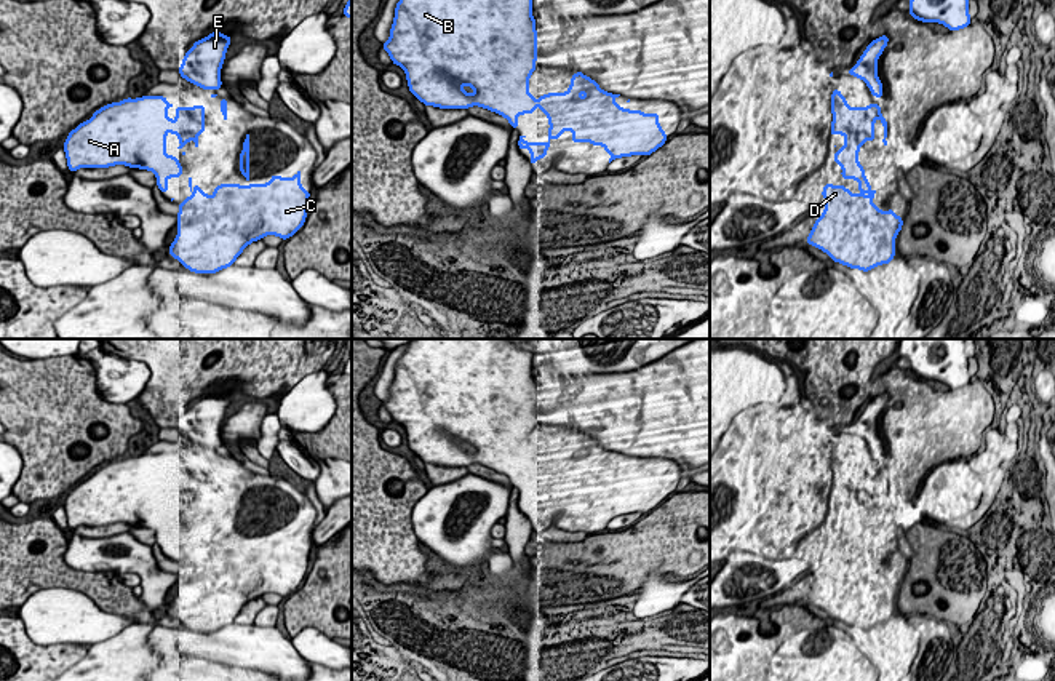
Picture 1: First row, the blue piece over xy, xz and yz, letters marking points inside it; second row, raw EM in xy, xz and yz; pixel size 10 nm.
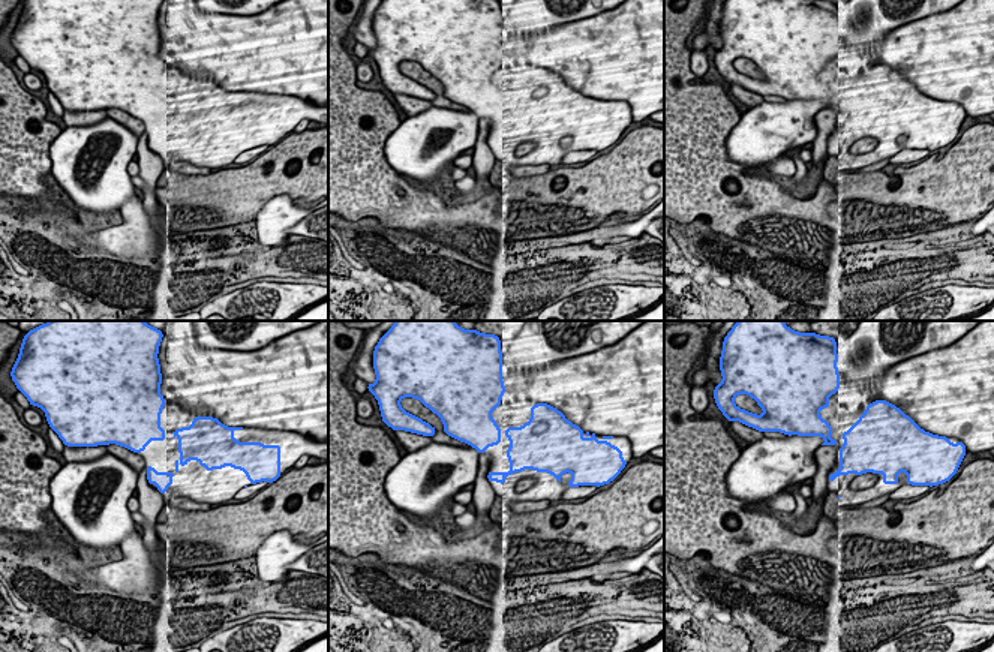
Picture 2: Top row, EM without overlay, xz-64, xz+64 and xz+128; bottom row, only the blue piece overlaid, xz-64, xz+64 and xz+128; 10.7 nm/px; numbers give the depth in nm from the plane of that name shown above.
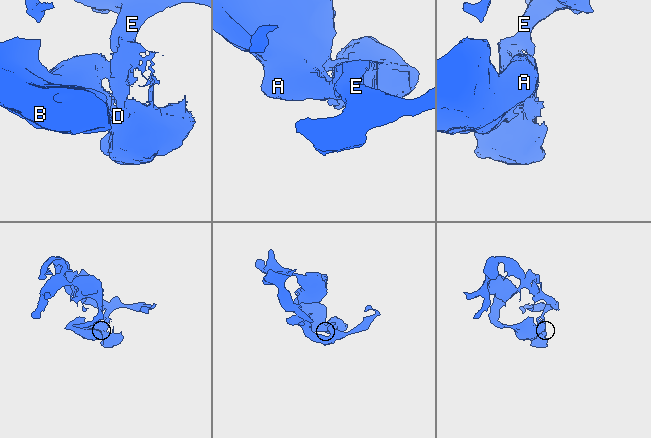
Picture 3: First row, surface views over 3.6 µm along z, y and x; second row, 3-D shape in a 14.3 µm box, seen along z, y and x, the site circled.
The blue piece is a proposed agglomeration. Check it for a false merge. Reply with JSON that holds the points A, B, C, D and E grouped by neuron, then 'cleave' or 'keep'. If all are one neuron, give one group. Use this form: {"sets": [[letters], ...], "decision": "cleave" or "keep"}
{"sets": [["A", "B", "C", "D", "E"]], "decision": "keep"}

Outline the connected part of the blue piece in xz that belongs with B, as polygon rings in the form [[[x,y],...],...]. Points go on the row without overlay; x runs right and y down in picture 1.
[[[412,339],[395,366],[395,377],[390,396],[382,406],[390,412],[392,420],[403,425],[409,449],[425,464],[441,467],[468,467],[480,464],[505,475],[512,486],[518,486],[518,473],[534,472],[539,464],[547,472],[550,488],[547,500],[526,500],[520,494],[518,507],[531,508],[531,523],[547,515],[551,497],[559,497],[561,491],[572,489],[572,500],[591,500],[603,504],[611,512],[609,521],[620,515],[651,513],[667,500],[665,489],[659,483],[659,472],[643,472],[619,465],[614,459],[620,452],[603,449],[598,441],[582,430],[572,433],[566,451],[529,452],[529,435],[535,428],[537,390],[532,376],[534,353],[516,347],[508,339]]]

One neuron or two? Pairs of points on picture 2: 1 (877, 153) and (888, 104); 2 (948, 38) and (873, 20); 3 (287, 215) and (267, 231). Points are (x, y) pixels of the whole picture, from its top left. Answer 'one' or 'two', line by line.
1: one
2: two
3: one

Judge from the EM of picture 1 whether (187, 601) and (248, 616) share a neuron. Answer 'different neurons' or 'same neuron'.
different neurons

